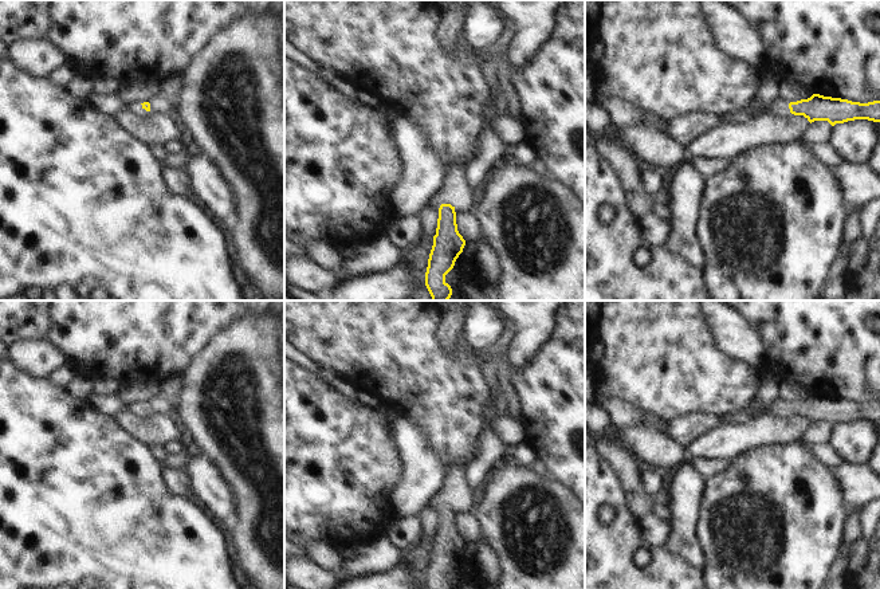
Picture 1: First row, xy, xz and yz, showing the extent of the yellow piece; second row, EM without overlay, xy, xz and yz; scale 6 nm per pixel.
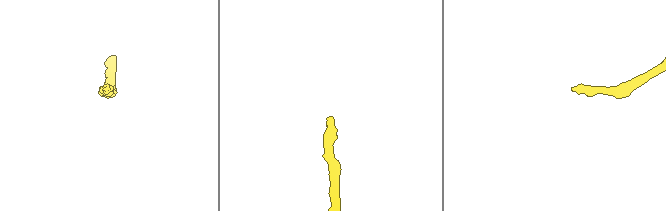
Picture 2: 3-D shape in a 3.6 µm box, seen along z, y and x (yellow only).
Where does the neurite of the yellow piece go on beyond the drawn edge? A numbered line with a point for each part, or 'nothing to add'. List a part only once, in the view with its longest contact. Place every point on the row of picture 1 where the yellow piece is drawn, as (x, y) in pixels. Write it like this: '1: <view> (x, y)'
1: xy (161, 103)

